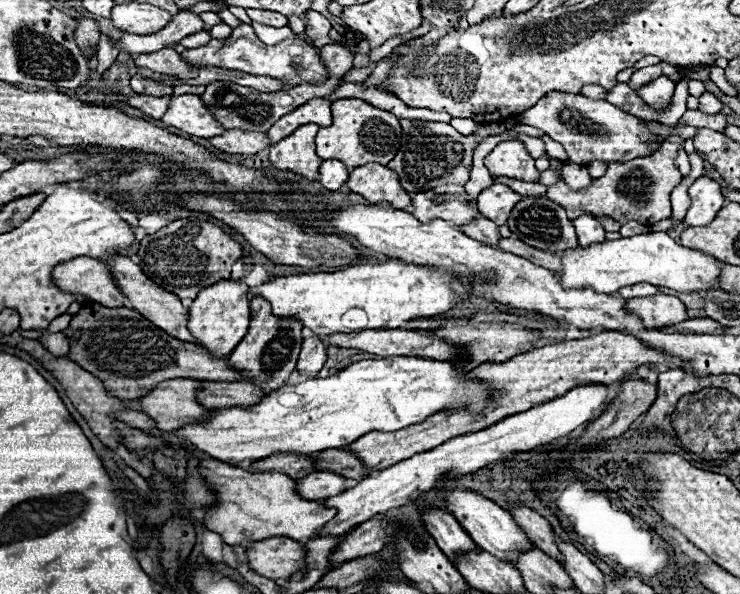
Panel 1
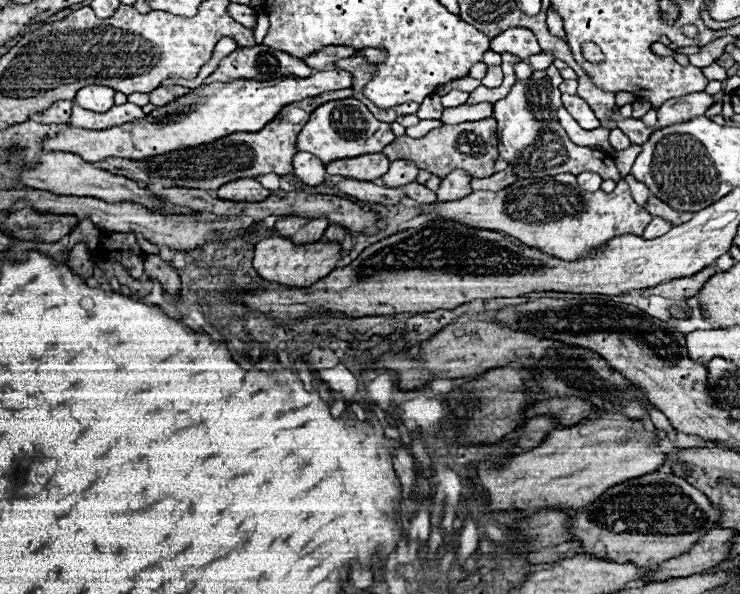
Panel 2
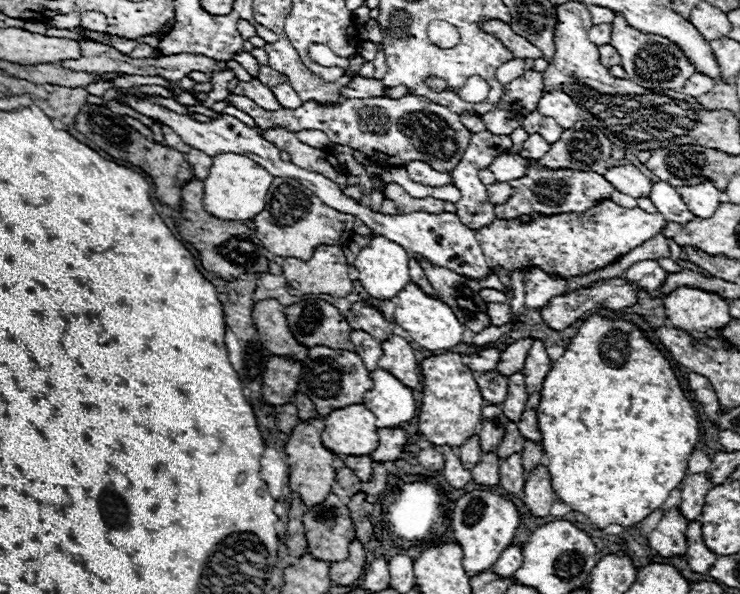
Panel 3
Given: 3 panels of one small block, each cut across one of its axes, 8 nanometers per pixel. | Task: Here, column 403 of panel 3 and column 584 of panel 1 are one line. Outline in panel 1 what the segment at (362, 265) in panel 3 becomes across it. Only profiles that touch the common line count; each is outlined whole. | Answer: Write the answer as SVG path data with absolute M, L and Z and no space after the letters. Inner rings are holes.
M650 232L650 234L638 234L630 238L620 240L606 240L600 244L590 244L588 248L568 248L564 252L556 252L562 258L562 270L554 272L560 278L562 288L592 288L594 292L618 292L622 286L632 286L638 282L648 282L654 286L666 286L674 288L678 292L706 292L708 288L718 288L718 260L692 248L684 248L676 244L666 232Z

